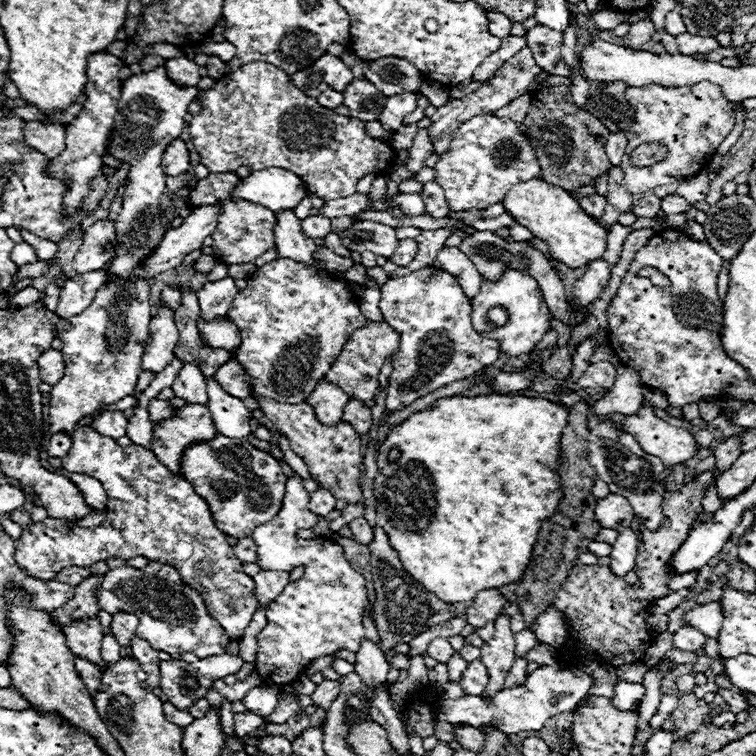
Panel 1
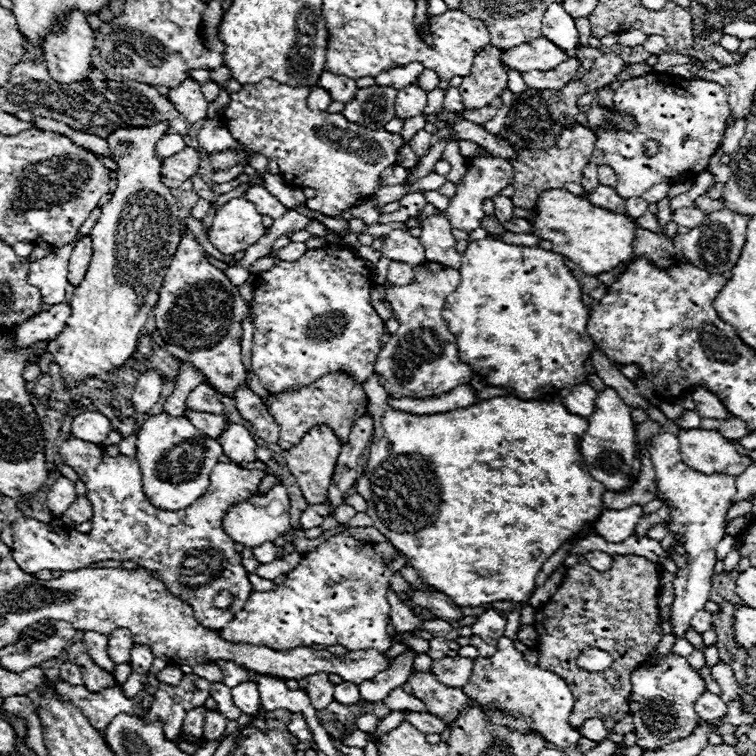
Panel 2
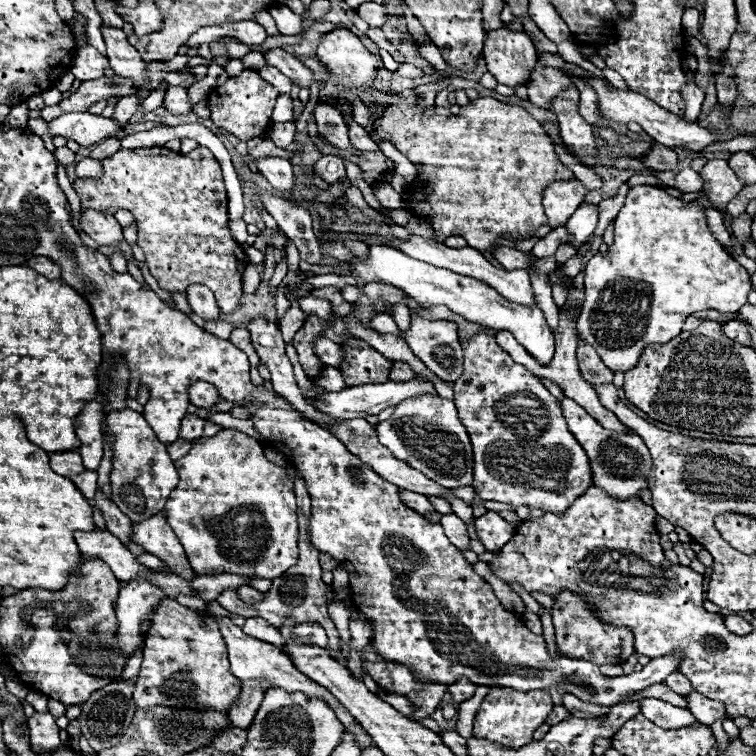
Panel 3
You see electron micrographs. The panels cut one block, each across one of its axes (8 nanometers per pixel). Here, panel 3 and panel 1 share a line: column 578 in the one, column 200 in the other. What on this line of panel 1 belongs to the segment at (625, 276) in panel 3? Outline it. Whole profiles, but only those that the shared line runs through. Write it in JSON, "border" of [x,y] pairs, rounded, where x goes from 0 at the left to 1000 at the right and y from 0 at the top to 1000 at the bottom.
{"border":[[[302,418],[286,421],[280,426],[272,426],[270,421],[262,421],[259,431],[262,431],[262,439],[265,439],[265,447],[278,460],[296,460],[307,468],[304,476],[312,474],[312,463],[317,458],[317,444],[315,444],[315,434],[310,434],[310,429]]]}

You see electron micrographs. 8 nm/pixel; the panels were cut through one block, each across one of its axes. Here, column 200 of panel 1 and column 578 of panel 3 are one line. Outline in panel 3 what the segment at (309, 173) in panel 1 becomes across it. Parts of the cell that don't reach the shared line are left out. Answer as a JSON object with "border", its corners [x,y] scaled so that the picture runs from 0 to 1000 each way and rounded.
{"border":[[[749,116],[749,122],[733,127],[725,146],[738,153],[741,181],[754,204],[772,220],[796,220],[796,214],[788,212],[791,193],[783,167],[765,151],[765,135],[767,122],[762,116]]]}

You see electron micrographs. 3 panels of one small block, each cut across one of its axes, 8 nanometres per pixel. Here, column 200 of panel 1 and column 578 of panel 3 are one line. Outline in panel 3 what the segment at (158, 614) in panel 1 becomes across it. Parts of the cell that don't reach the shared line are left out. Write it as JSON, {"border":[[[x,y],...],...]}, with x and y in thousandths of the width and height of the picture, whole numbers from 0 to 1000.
{"border":[[[751,780],[733,791],[730,820],[735,831],[738,860],[743,868],[772,870],[788,878],[823,878],[833,865],[839,865],[839,839],[831,831],[815,831],[794,823],[780,799]]]}

